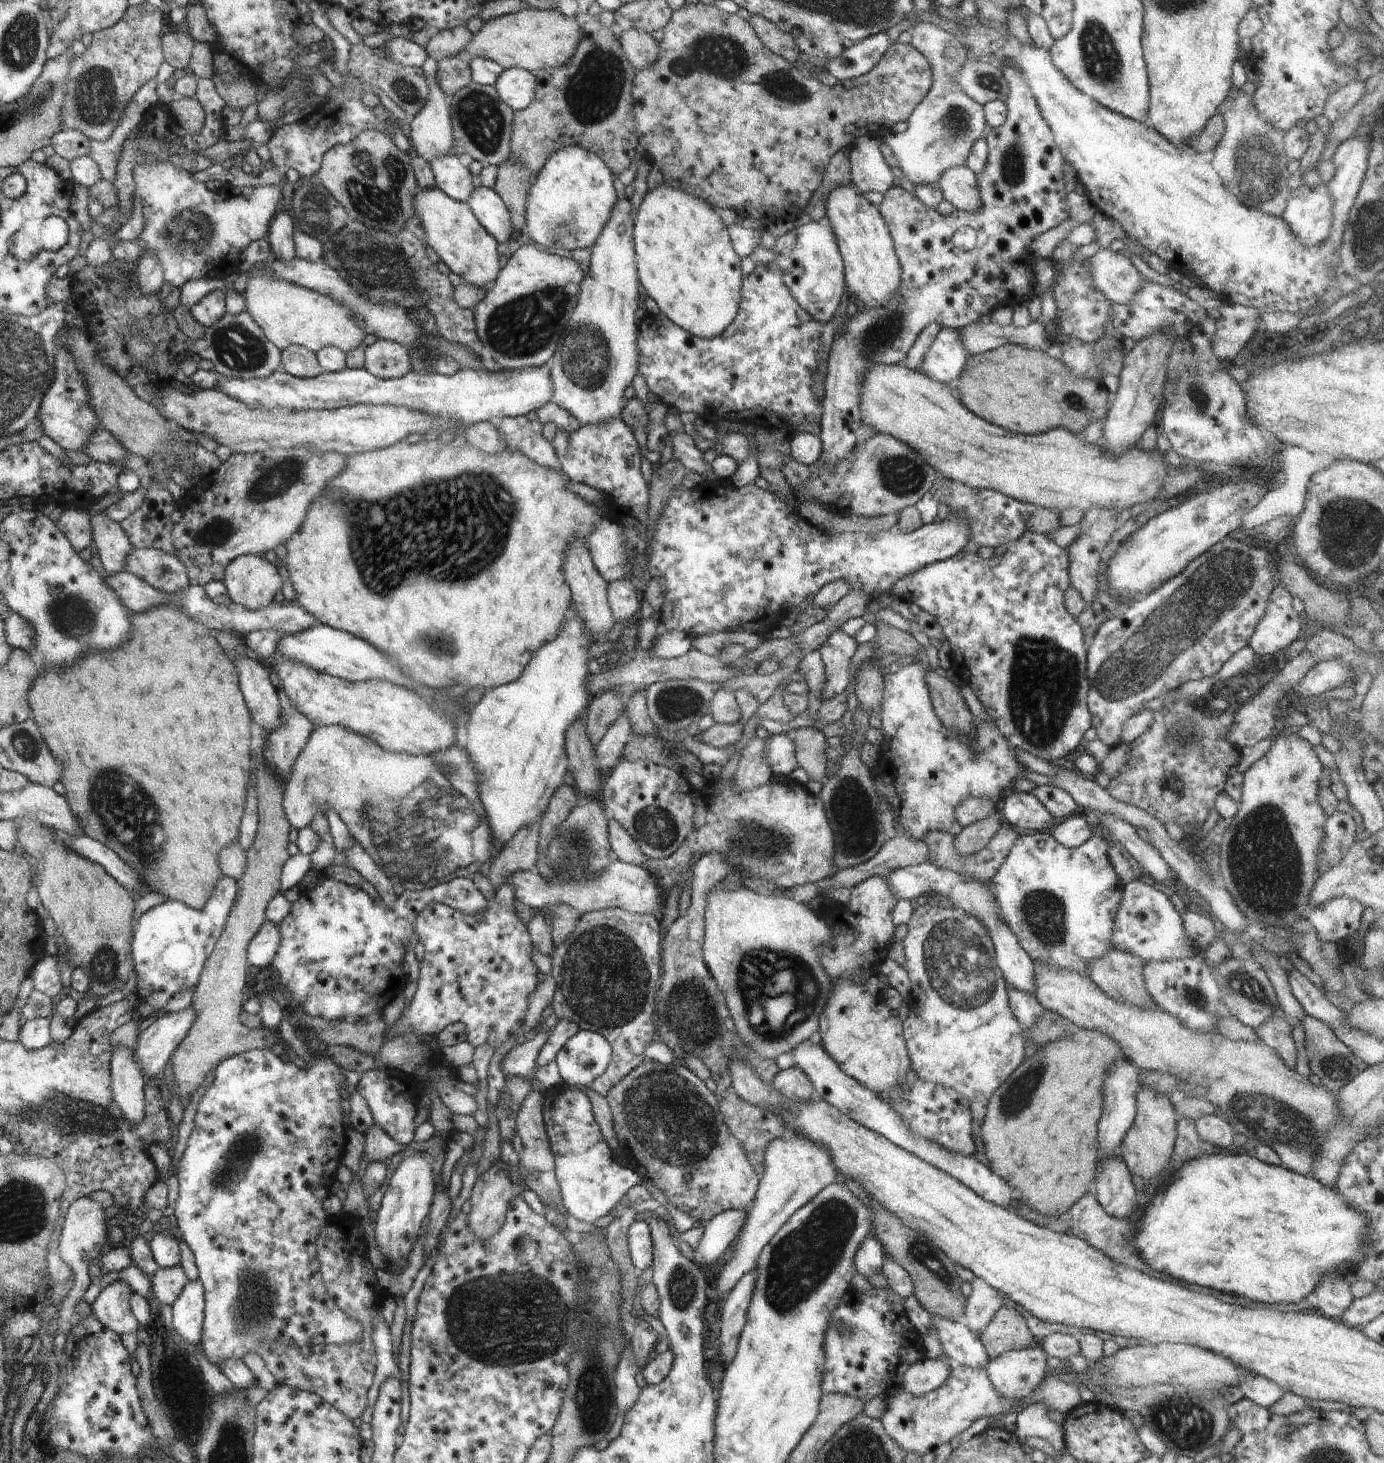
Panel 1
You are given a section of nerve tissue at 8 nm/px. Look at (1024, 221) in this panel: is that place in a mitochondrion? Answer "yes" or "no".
no

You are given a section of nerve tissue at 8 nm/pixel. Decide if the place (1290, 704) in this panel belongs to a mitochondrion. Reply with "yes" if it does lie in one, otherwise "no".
no

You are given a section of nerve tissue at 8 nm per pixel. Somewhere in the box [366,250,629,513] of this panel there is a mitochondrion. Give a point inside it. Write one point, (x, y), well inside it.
(522, 328)

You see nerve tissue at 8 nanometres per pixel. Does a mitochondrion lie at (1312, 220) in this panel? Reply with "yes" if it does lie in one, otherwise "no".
no

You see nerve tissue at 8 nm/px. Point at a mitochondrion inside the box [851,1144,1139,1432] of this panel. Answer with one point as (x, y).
(924, 1255)

